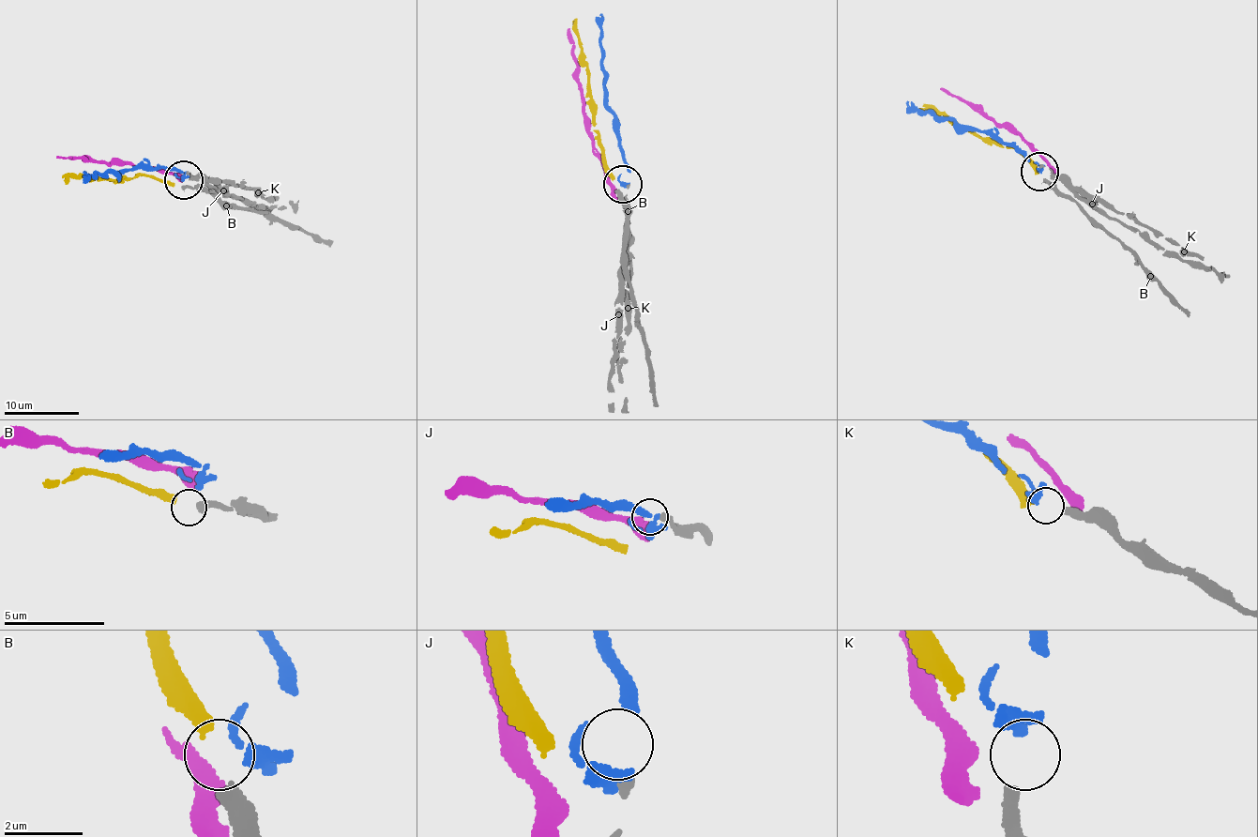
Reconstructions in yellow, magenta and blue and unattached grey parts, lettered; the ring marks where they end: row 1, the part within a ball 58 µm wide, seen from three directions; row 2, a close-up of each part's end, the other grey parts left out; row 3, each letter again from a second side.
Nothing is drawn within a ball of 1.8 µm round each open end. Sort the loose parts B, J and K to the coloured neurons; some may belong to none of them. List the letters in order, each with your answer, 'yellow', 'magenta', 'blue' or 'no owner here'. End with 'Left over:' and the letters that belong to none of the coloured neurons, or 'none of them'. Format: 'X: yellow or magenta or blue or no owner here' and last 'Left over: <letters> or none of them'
B: yellow
J: no owner here
K: blue
Left over: J

